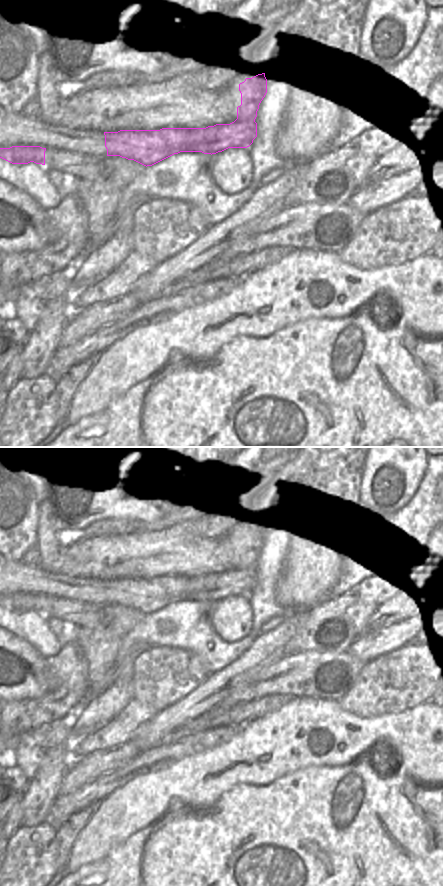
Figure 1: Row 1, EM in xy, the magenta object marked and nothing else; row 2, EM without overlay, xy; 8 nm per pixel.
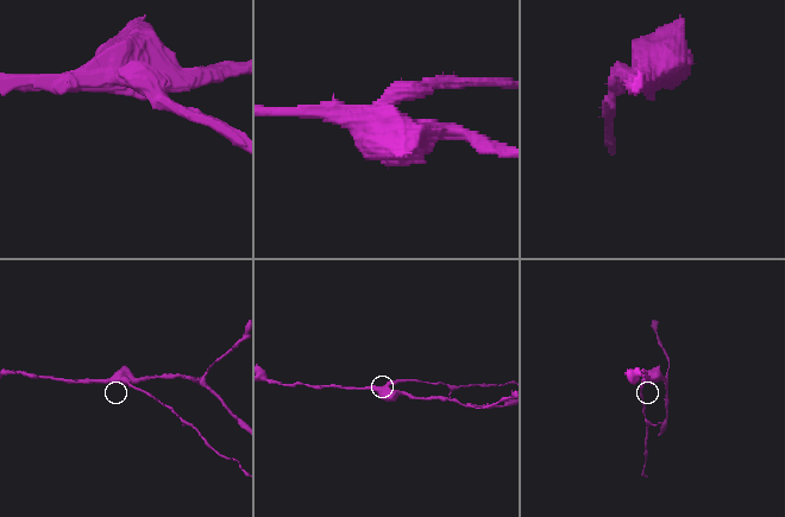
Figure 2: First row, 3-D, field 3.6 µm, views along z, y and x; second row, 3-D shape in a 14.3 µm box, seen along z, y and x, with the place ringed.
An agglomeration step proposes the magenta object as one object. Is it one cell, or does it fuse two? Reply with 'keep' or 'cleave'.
cleave

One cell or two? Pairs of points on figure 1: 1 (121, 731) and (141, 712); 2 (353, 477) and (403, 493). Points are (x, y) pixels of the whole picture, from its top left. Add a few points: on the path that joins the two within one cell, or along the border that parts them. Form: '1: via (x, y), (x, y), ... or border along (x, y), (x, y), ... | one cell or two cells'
1: via (126, 726), (136, 716) | one cell
2: border along (365, 457), (358, 502) | two cells

